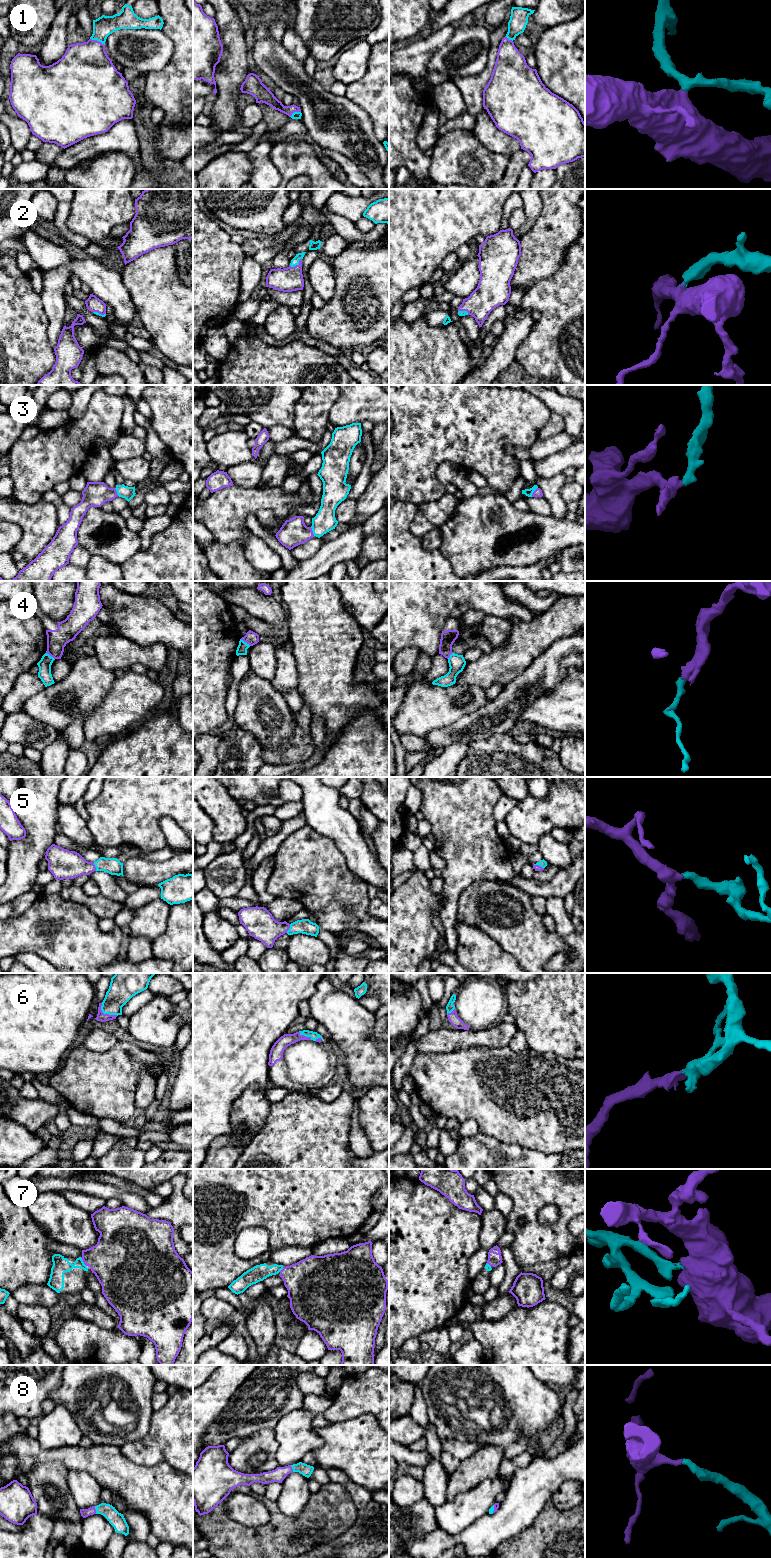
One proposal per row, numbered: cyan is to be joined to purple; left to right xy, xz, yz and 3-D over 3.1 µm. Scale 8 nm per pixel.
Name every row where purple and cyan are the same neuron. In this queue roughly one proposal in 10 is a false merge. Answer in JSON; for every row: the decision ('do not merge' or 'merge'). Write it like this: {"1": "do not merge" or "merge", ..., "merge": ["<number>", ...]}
{"1": "merge", "2": "merge", "3": "merge", "4": "do not merge", "5": "merge", "6": "merge", "7": "merge", "8": "merge", "merge": ["1", "2", "3", "5", "6", "7", "8"]}

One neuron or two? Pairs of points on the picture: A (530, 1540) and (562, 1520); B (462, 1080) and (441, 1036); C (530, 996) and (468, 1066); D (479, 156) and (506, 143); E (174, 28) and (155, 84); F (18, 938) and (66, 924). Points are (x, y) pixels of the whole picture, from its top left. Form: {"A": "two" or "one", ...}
{"A": "one", "B": "two", "C": "two", "D": "two", "E": "one", "F": "one"}

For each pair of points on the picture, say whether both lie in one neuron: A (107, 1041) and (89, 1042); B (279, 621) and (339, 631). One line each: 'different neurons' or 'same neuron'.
A: same neuron
B: different neurons

